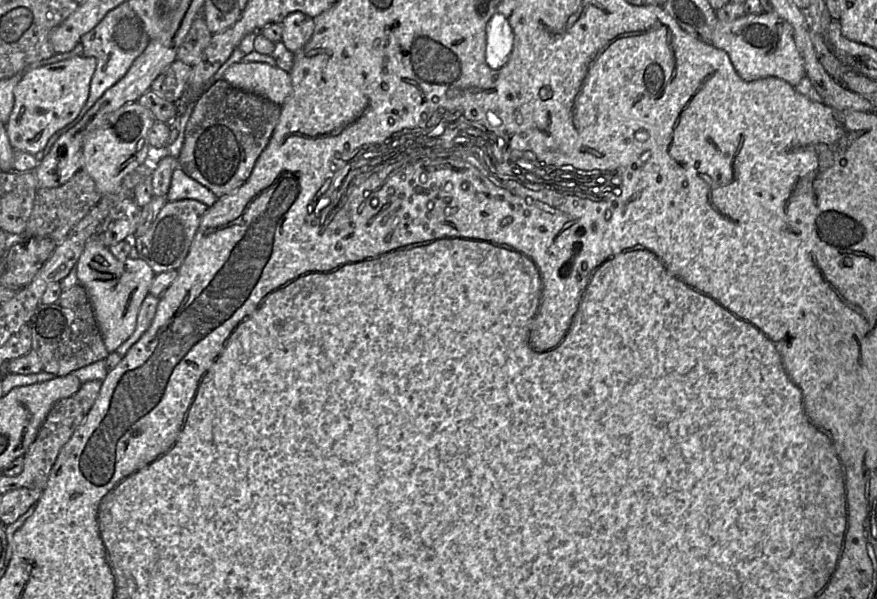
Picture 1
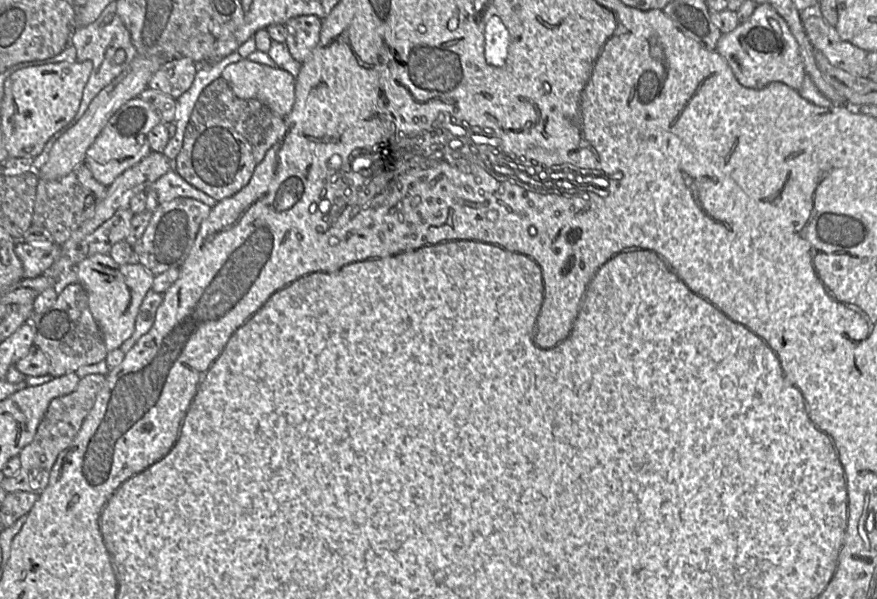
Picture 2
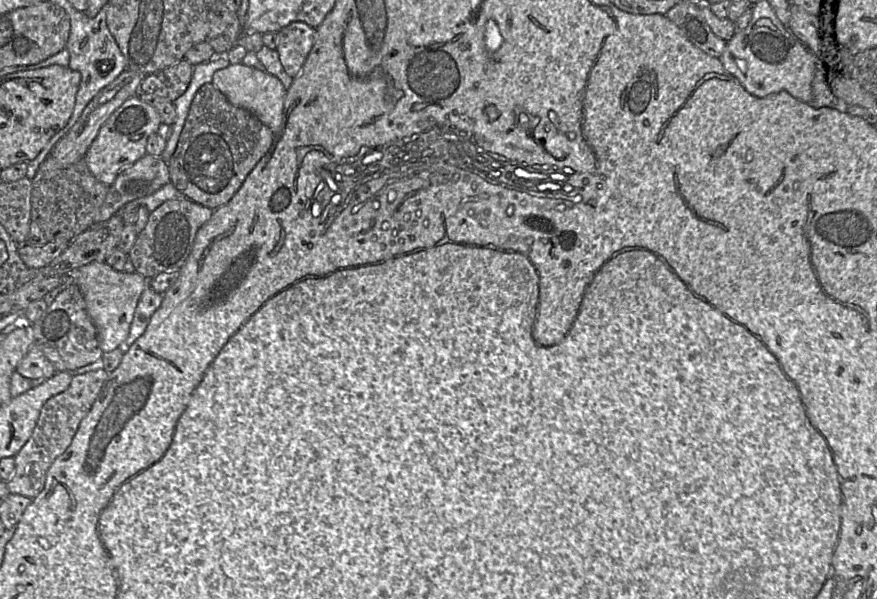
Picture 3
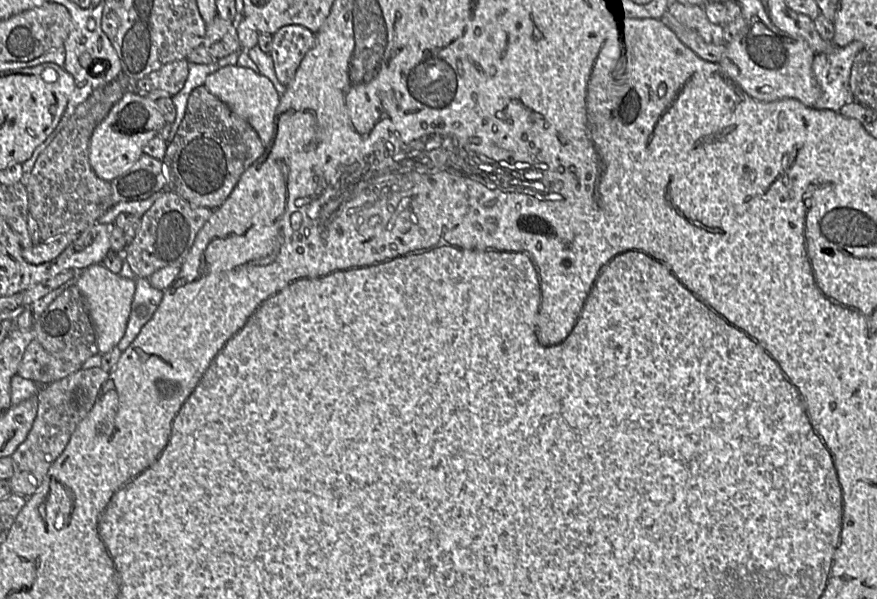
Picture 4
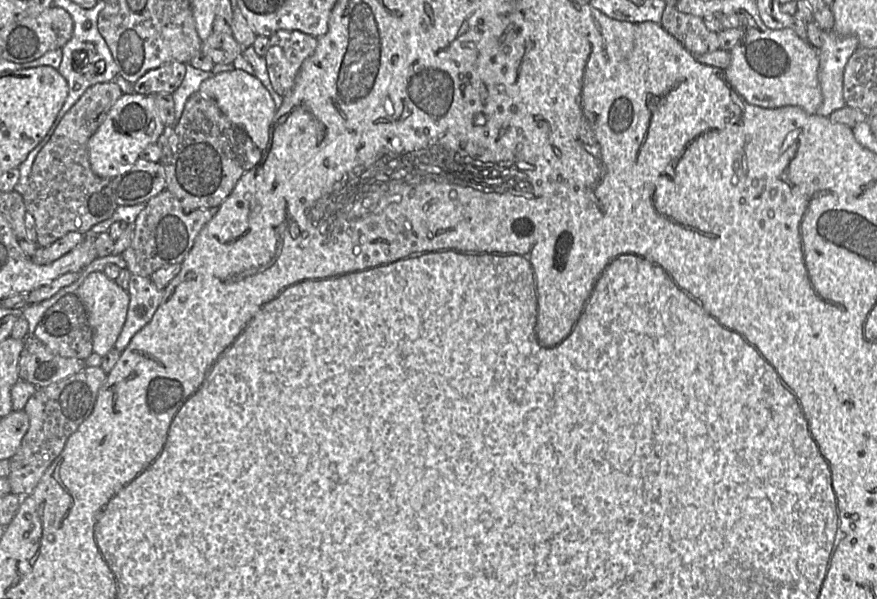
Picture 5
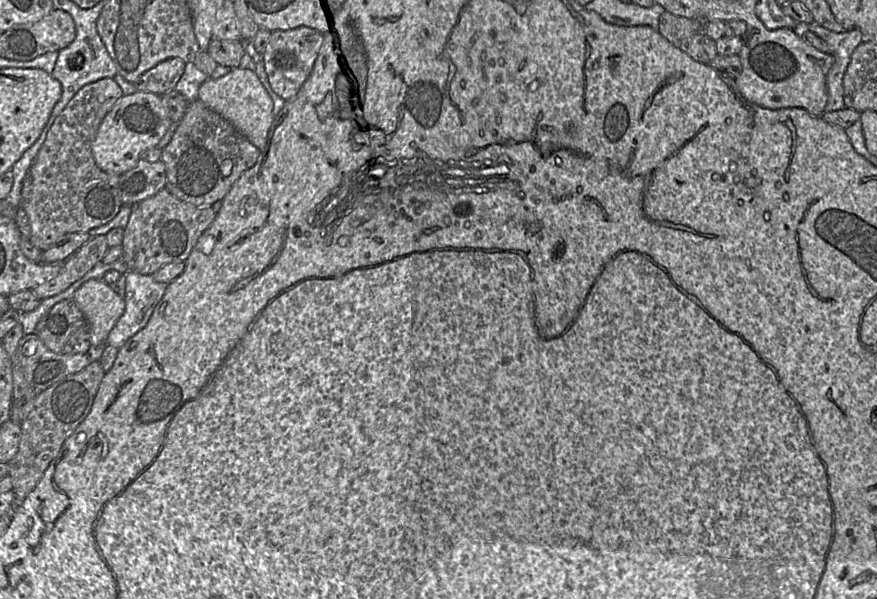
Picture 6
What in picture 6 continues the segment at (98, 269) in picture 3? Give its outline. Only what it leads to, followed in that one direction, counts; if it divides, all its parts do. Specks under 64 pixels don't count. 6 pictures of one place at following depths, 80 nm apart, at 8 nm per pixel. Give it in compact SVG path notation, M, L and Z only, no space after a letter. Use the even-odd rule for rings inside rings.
M90 279L75 291L73 299L87 321L91 345L105 345L110 331L124 312L124 298L115 293L102 279Z

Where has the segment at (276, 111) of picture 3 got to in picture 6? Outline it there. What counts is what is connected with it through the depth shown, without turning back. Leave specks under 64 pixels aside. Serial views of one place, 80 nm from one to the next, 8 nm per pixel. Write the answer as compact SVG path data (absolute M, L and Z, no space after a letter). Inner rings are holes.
M234 68L219 79L208 79L200 86L198 99L231 123L255 147L263 150L273 121L273 102L255 72Z

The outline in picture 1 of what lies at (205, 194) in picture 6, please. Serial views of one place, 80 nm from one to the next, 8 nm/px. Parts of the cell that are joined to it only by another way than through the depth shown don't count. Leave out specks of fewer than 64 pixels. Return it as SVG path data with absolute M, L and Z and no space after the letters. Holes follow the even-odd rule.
M223 79L210 83L192 106L177 157L178 167L218 198L234 192L250 176L278 123L280 111L281 105L235 88Z

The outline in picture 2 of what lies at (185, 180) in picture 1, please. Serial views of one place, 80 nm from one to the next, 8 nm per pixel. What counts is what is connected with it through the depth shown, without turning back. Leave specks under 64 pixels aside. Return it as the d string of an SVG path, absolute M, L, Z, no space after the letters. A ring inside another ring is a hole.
M174 169L169 170L149 187L156 192L159 204L178 197L193 198L211 208L217 203L215 199L186 182Z

